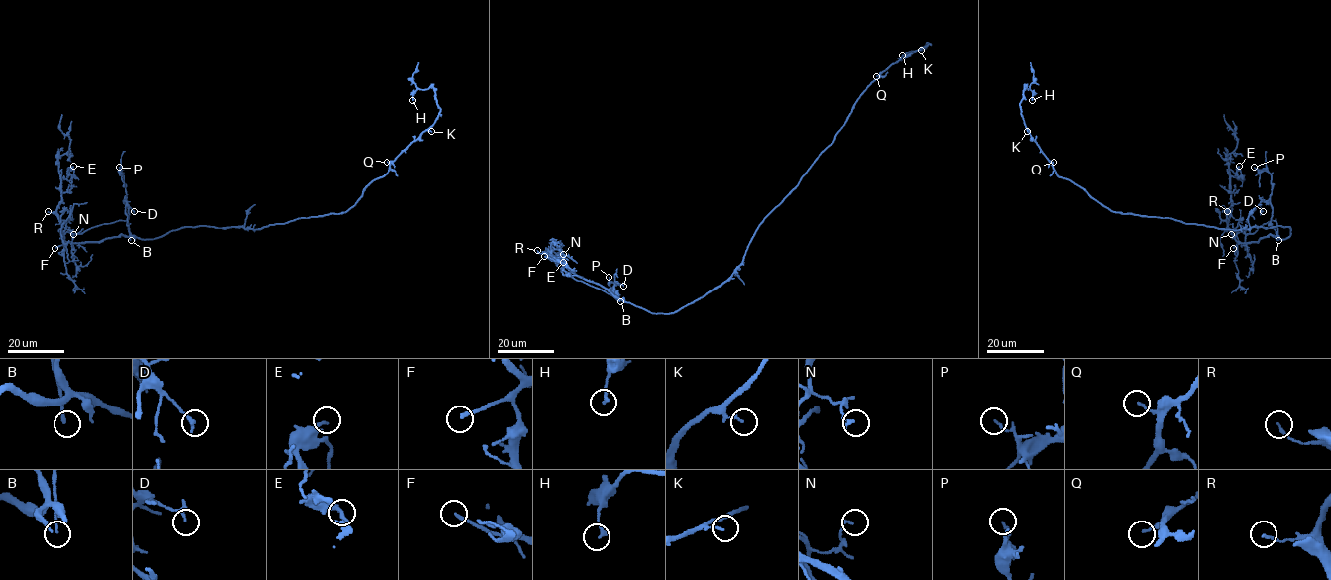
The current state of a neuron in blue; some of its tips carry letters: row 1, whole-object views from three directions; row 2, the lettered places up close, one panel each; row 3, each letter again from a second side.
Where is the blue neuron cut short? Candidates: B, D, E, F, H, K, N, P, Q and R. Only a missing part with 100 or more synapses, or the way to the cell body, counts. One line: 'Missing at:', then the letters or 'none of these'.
Missing at: F

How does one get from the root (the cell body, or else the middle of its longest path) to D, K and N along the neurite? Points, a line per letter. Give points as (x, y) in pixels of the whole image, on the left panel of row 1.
D: (257, 229), (185, 226), (157, 238), (141, 239), (129, 231), (125, 200), (134, 211)
K: (257, 229), (299, 218), (346, 211), (373, 179), (383, 177), (390, 164), (423, 132), (431, 131)
N: (257, 229), (197, 226), (154, 239), (120, 234), (99, 242), (64, 239), (65, 229), (73, 234)

